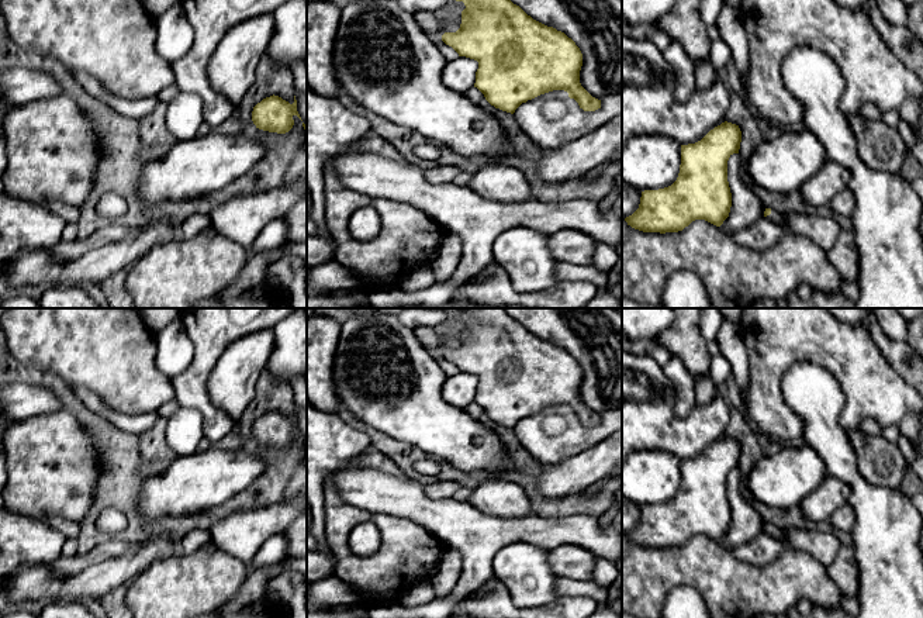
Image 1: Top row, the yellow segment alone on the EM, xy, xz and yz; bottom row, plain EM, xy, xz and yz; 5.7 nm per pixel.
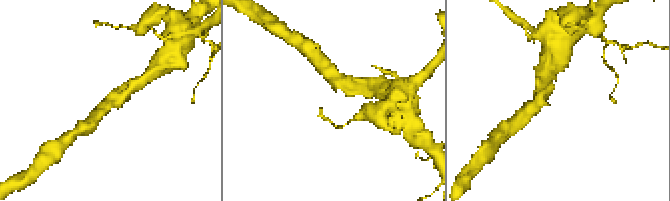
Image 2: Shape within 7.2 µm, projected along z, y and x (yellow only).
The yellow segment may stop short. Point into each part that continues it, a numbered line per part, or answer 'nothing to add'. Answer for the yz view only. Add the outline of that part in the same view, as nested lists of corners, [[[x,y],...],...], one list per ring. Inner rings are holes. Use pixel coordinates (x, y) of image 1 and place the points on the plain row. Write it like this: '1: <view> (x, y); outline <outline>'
1: yz (774, 531); outline [[[771,525],[771,529],[767,531],[767,534],[779,539],[785,546],[788,545],[788,538],[787,538],[784,529],[779,529],[775,525]]]

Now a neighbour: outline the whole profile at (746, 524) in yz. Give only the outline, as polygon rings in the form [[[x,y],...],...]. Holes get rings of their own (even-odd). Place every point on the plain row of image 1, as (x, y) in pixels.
[[[739,469],[730,470],[727,476],[727,497],[732,508],[732,522],[729,532],[723,536],[720,543],[729,550],[754,539],[764,532],[765,526],[765,521],[741,494],[740,477]]]

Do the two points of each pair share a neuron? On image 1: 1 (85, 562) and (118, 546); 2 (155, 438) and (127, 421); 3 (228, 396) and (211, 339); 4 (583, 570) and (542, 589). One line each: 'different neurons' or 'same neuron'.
1: same neuron
2: different neurons
3: different neurons
4: different neurons

